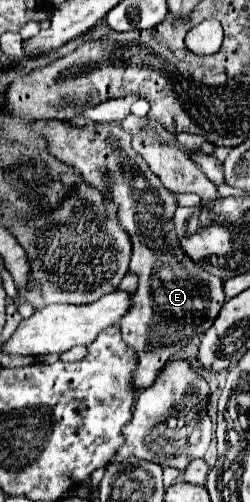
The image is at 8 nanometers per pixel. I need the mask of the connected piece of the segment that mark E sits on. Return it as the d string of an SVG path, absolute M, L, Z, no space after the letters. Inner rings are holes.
M57 119L37 121L31 125L31 129L35 129L45 139L47 149L53 157L79 169L83 179L87 179L95 187L103 187L105 195L109 195L109 199L119 203L121 225L125 227L125 231L129 231L129 237L133 243L133 257L131 257L129 271L139 275L139 287L133 295L133 301L135 301L133 311L129 311L129 315L125 315L125 319L121 319L119 329L121 329L123 341L135 351L135 357L137 357L137 367L133 371L133 381L131 381L133 387L139 387L139 383L153 383L159 369L179 349L183 349L187 343L191 343L197 335L201 337L217 319L217 315L225 303L221 279L217 279L215 275L209 275L203 267L197 267L177 247L177 237L175 237L173 221L171 221L173 211L177 209L177 203L175 203L171 191L165 191L165 187L161 187L161 181L149 171L149 167L141 159L141 155L137 155L131 149L129 133L125 133L125 131L121 131L121 127L113 127L113 125L95 125L95 127L93 125L71 125L71 123L57 121ZM103 169L109 171L109 185L103 185Z

